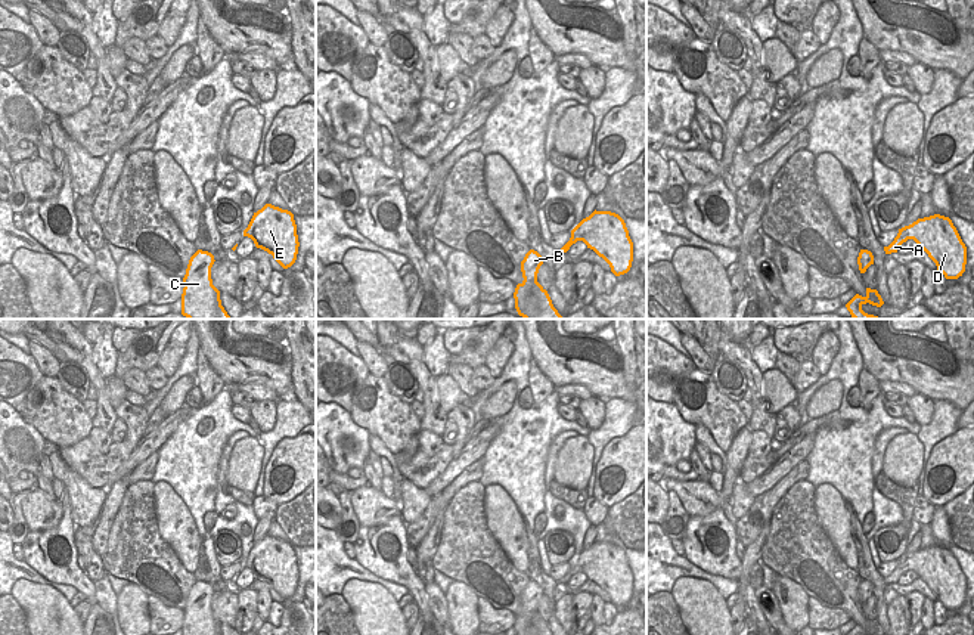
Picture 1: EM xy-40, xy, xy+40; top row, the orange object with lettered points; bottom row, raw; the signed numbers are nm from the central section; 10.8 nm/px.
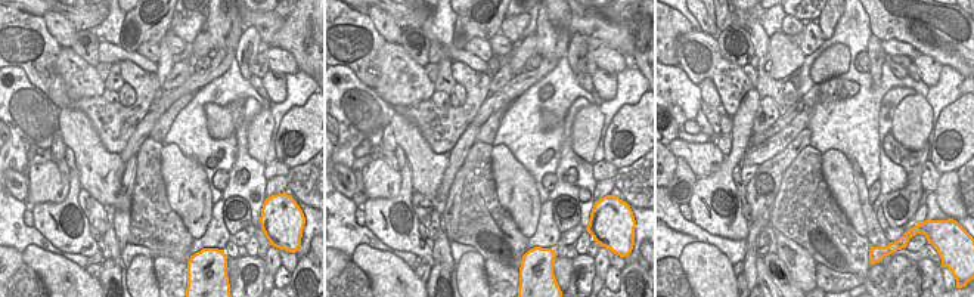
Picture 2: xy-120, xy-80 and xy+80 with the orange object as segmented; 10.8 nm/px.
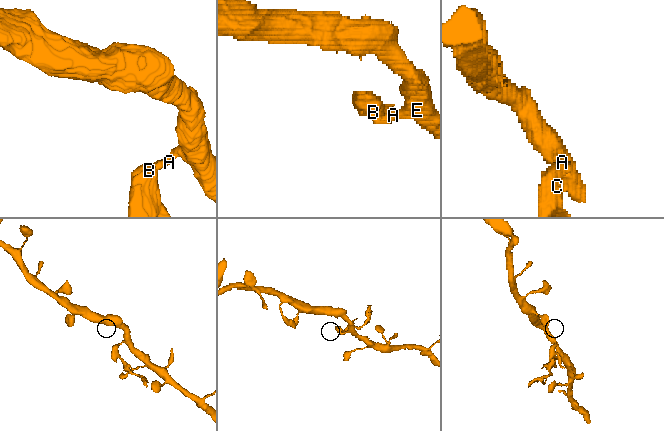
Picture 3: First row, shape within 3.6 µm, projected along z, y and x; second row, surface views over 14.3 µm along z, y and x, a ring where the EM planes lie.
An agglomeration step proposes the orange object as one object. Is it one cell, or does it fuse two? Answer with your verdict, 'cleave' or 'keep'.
cleave

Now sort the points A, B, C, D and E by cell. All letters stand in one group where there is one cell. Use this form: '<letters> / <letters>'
A B C / D E

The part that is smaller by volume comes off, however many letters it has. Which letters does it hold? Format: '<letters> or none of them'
A, B, C

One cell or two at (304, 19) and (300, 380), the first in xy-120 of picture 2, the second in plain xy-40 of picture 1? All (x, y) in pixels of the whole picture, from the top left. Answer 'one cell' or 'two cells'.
one cell

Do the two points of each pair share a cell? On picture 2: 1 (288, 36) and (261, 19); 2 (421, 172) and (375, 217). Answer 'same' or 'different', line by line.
1: different
2: different

